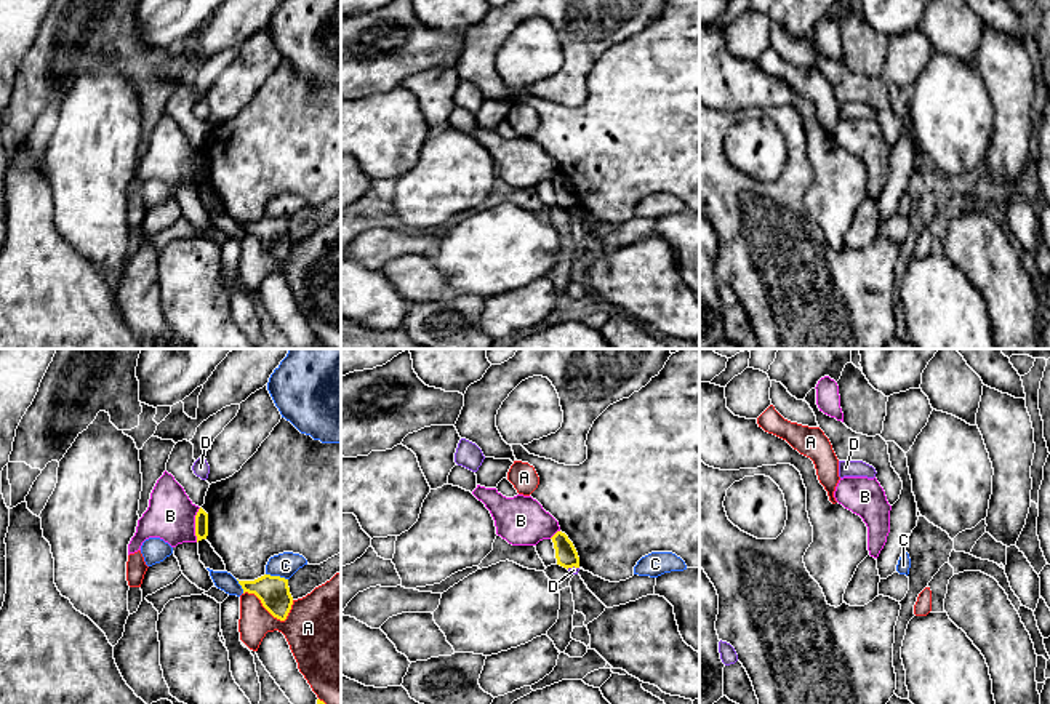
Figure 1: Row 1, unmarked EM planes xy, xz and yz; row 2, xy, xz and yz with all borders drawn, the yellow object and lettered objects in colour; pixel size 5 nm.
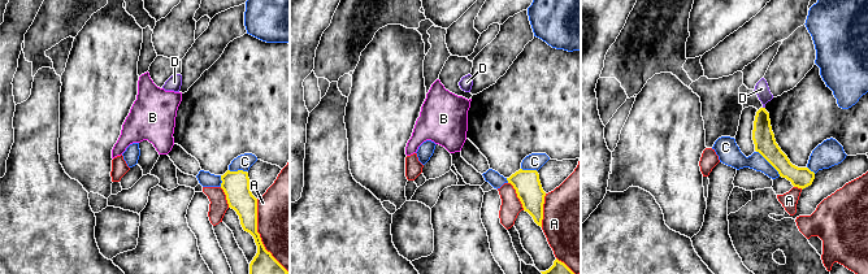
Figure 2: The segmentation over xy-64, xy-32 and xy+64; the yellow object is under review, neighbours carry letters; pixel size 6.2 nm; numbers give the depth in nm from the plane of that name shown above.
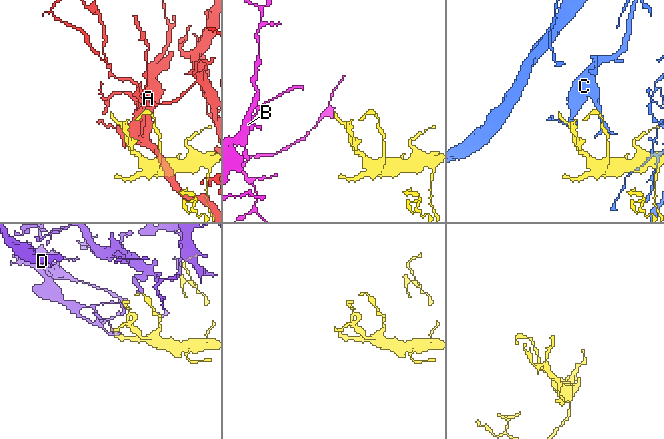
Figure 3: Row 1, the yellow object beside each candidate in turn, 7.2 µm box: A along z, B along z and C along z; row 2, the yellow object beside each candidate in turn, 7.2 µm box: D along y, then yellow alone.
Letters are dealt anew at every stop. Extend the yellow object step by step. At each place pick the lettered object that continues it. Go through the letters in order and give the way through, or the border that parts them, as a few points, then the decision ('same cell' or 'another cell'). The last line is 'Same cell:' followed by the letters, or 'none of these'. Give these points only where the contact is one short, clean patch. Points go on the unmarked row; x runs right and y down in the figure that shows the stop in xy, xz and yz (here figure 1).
A: another cell
B: border along xy (200, 149), (196, 157), (196, 183); another cell
C: another cell
D: another cell
Same cell: none of these

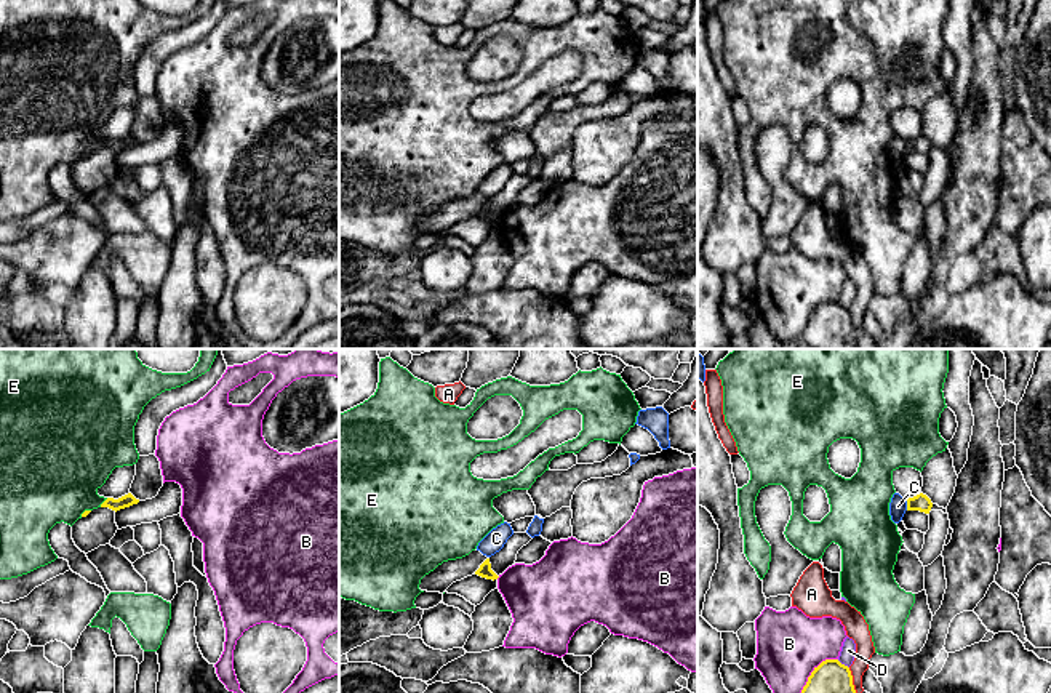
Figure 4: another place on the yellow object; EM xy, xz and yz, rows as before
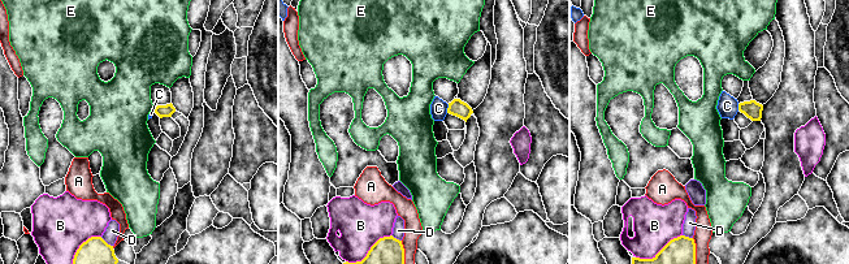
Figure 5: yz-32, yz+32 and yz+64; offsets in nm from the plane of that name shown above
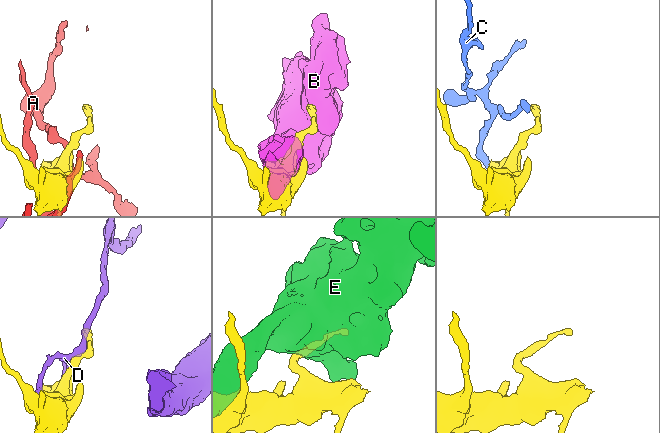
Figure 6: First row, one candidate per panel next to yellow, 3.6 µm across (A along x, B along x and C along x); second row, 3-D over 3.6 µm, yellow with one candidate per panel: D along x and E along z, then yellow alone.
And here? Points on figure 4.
A: another cell
B: another cell
C: border along yz (906, 141), (907, 151); another cell
D: another cell
E: another cell
Same cell: none of these

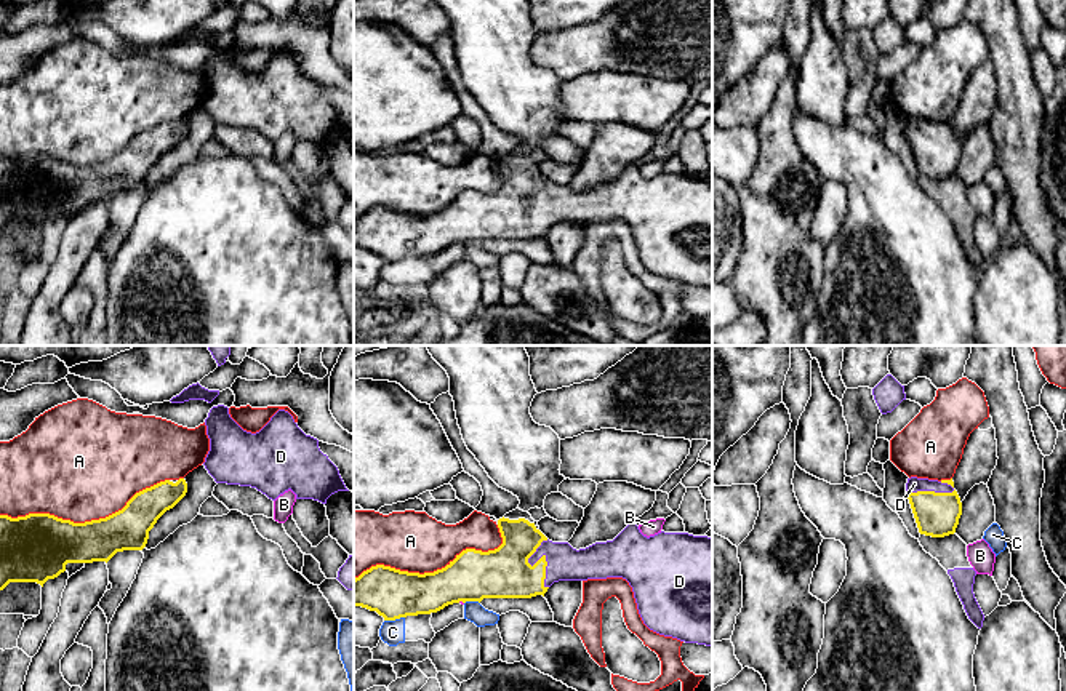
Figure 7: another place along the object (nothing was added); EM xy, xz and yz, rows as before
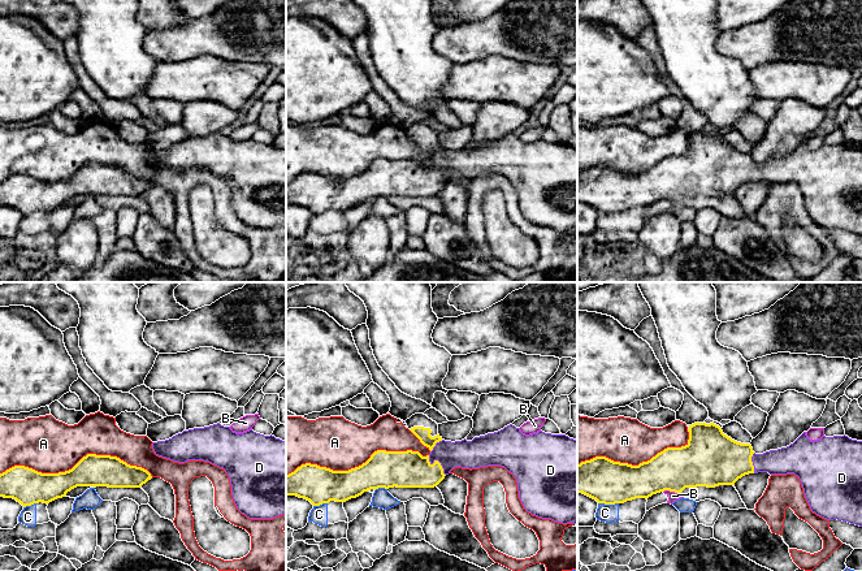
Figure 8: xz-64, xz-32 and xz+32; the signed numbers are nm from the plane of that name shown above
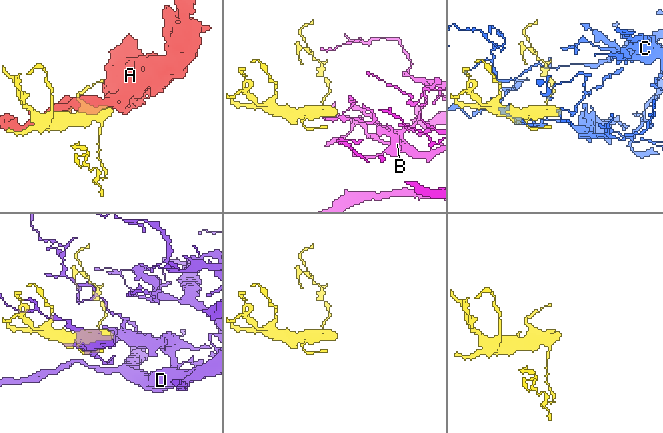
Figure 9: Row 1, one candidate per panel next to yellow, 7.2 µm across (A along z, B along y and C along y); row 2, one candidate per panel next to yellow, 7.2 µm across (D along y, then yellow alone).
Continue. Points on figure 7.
A: another cell
B: border along xz (458, 243), (463, 245); another cell
C: another cell
D: same cell
Same cell: D

